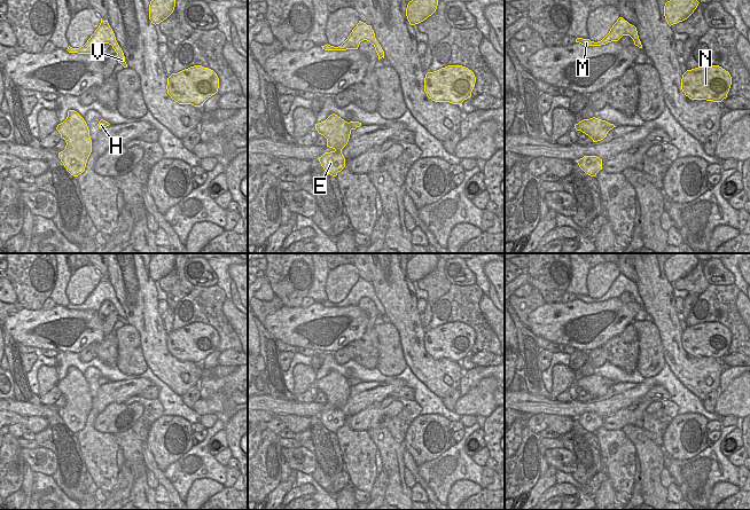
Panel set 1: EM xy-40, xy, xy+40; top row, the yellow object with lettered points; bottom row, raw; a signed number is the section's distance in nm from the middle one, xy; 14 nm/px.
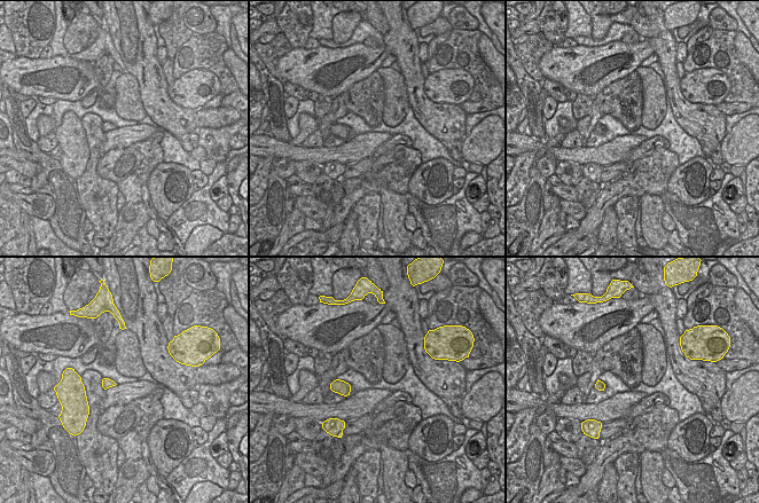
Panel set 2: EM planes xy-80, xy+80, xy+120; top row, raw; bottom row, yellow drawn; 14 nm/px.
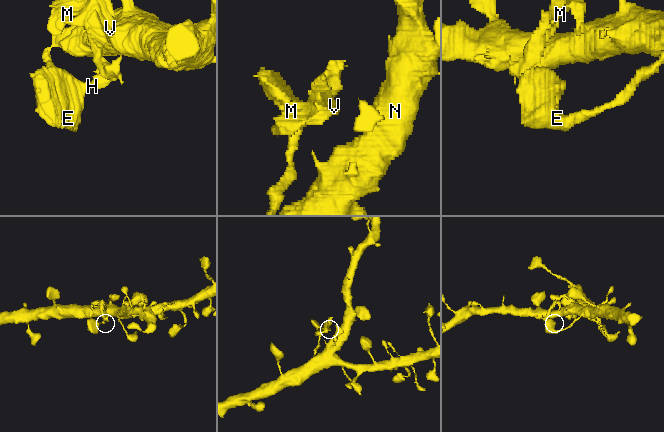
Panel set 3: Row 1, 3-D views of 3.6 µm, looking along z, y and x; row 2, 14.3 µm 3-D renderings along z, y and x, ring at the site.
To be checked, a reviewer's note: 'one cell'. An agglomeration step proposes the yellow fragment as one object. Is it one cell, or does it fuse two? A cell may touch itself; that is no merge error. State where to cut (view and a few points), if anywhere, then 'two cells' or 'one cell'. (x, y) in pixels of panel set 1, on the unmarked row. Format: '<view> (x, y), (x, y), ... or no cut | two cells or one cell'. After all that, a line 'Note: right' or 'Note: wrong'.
xy (349, 379), (354, 385) | two cells
Note: wrong

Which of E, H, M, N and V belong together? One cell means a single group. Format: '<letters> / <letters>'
E N / H M V

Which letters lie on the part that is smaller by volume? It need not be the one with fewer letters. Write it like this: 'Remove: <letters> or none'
Remove: H, M, V

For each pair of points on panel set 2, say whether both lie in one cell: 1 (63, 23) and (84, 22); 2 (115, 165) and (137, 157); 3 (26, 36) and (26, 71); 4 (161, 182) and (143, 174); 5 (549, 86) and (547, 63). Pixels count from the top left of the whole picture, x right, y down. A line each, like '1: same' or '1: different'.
1: different
2: same
3: different
4: different
5: different

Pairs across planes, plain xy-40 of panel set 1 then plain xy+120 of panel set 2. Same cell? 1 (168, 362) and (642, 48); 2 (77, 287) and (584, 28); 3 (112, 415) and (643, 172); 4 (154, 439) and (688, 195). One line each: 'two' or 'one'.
1: two
2: two
3: two
4: one

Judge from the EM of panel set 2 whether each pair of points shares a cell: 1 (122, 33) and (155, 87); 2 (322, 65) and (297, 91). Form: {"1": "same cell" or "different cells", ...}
{"1": "same cell", "2": "different cells"}

